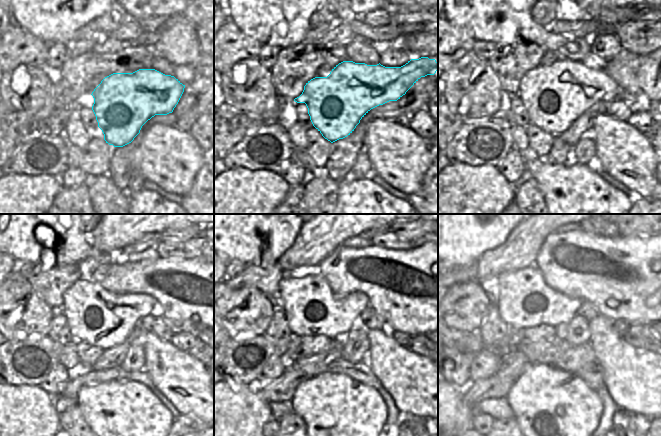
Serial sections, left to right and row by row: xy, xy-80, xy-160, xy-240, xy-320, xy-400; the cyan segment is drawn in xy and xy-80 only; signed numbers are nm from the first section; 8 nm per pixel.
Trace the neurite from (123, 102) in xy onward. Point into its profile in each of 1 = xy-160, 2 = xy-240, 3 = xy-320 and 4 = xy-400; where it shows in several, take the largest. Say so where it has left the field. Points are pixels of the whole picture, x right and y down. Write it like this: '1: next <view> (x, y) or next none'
1: next xy-160 (555, 96)
2: next xy-240 (95, 316)
3: next xy-320 (311, 308)
4: next xy-400 (525, 300)

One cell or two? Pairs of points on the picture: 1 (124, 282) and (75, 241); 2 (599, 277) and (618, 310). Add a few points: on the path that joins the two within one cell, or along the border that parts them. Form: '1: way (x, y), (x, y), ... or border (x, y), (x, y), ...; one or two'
1: border (123, 262), (102, 262), (93, 272); two
2: way (607, 285), (617, 295), (618, 302); one

